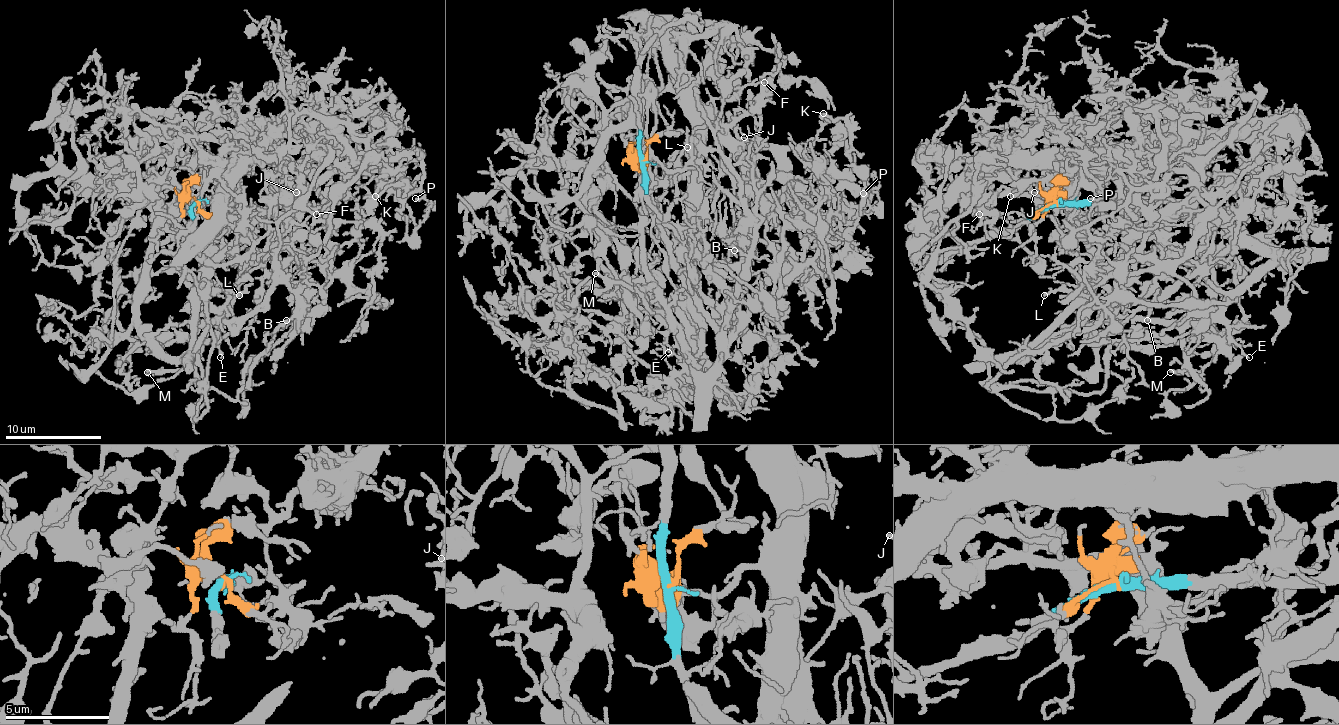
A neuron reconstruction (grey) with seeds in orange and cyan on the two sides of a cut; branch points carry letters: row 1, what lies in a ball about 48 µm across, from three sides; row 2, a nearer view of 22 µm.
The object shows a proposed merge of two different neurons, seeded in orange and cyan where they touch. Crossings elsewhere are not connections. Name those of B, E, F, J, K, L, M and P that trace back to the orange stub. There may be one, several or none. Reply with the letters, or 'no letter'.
F, J, K, P

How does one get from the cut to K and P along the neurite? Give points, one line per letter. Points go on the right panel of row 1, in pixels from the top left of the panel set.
K: (1056, 203), (1061, 175), (1020, 148), (1042, 112), (1076, 156), (1064, 175), (1025, 179), (1011, 196)
P: (1056, 203), (1061, 175), (1020, 148), (1042, 112), (1044, 127), (1080, 175), (1104, 194), (1090, 199)

